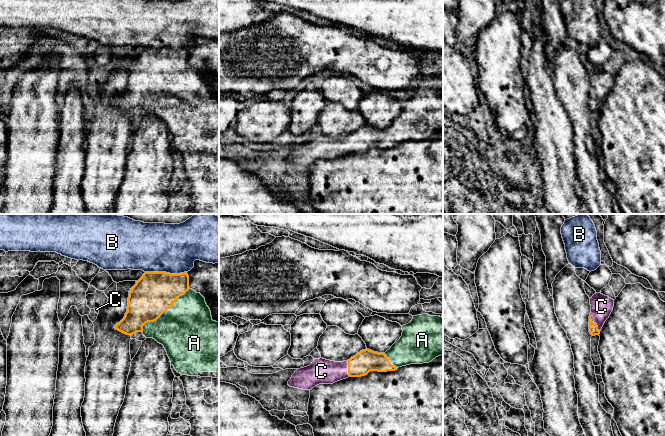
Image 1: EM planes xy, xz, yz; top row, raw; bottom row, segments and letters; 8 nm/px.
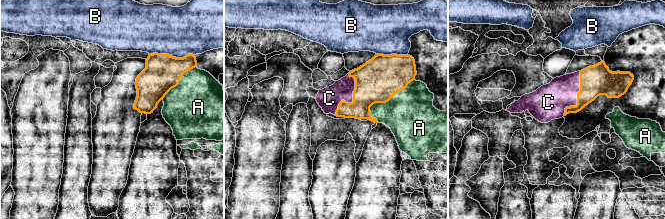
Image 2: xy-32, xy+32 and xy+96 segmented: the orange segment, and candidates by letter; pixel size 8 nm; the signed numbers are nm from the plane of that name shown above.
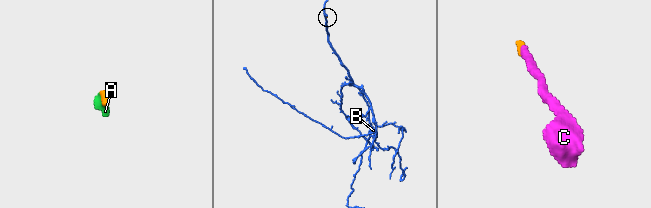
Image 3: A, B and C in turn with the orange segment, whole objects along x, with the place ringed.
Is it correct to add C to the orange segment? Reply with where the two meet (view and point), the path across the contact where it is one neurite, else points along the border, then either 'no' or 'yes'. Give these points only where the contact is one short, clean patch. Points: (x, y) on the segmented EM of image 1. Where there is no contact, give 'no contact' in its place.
contact yz (595, 323); way yz (593, 328), (595, 323), (601, 306); yes

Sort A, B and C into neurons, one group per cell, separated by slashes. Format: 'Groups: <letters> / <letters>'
Groups: A C / B

